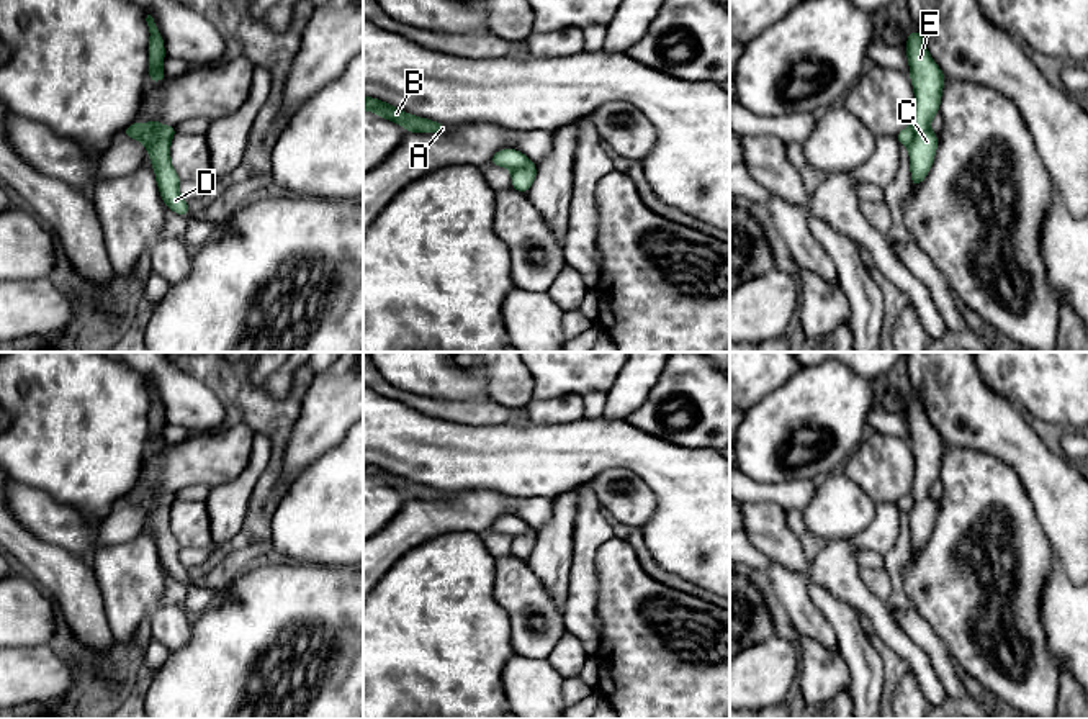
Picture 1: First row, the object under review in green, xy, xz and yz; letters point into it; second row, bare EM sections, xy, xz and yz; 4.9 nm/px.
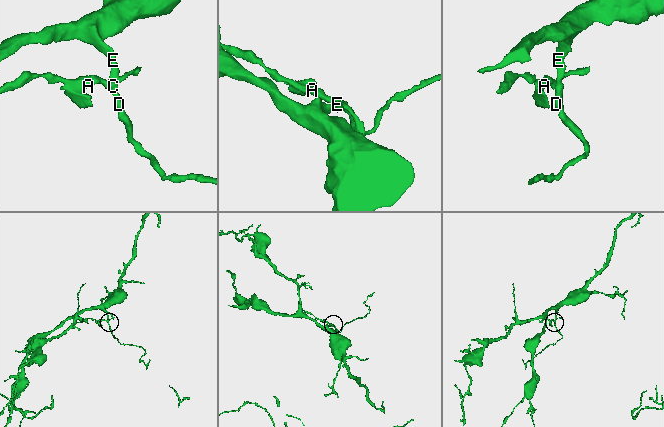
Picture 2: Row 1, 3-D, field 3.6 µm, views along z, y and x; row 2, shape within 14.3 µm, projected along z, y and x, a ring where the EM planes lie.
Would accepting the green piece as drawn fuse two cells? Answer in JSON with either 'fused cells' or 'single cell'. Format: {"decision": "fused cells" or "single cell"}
{"decision": "fused cells"}

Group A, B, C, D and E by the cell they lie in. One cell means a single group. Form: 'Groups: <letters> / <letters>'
Groups: A B / C D E

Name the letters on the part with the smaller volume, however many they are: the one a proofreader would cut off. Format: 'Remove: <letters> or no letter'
Remove: A, B

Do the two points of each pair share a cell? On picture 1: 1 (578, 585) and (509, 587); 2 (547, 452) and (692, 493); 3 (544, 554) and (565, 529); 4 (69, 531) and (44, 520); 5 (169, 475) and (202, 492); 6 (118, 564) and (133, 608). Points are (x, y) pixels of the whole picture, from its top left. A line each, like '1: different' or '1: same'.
1: different
2: same
3: same
4: same
5: different
6: same

